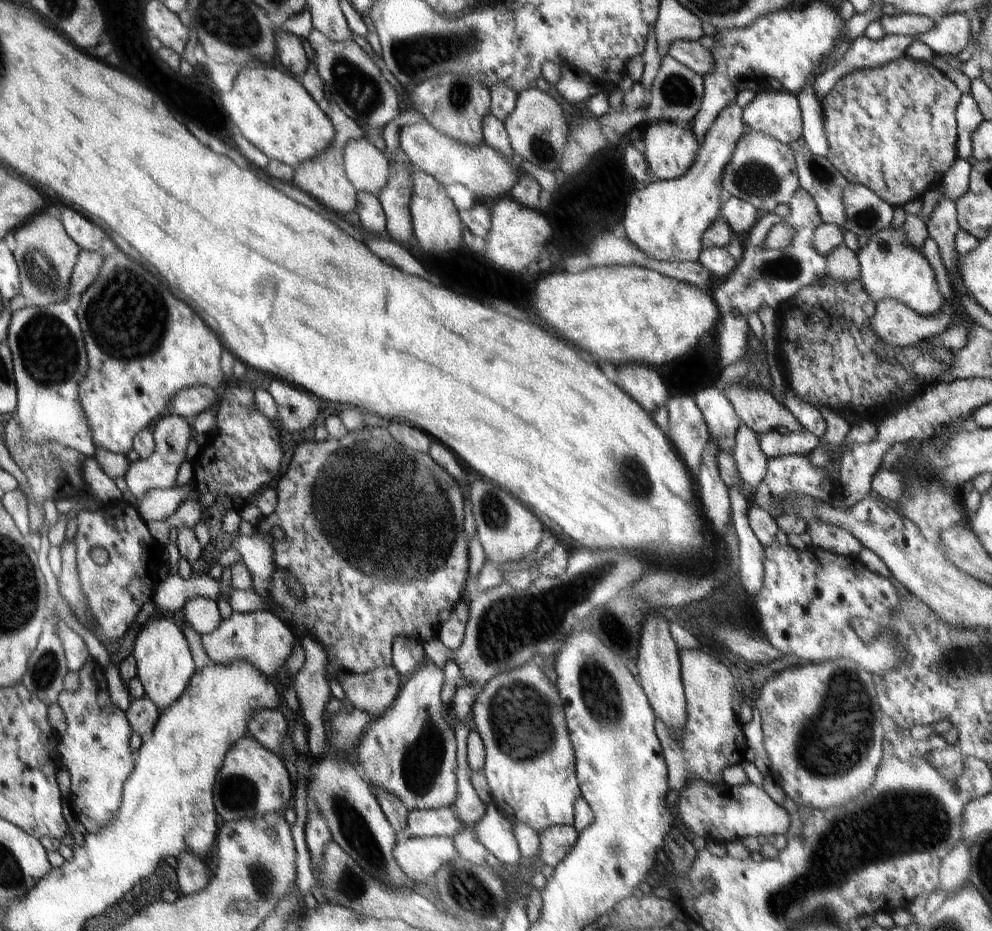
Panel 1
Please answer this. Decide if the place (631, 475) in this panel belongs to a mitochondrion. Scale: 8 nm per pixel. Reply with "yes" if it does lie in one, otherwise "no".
yes

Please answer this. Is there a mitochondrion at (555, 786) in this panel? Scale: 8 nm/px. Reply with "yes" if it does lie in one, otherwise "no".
no

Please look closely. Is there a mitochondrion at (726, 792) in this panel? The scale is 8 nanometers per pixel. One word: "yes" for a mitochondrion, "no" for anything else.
no

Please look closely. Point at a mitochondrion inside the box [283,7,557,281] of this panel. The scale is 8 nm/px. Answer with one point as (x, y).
(350, 82)

